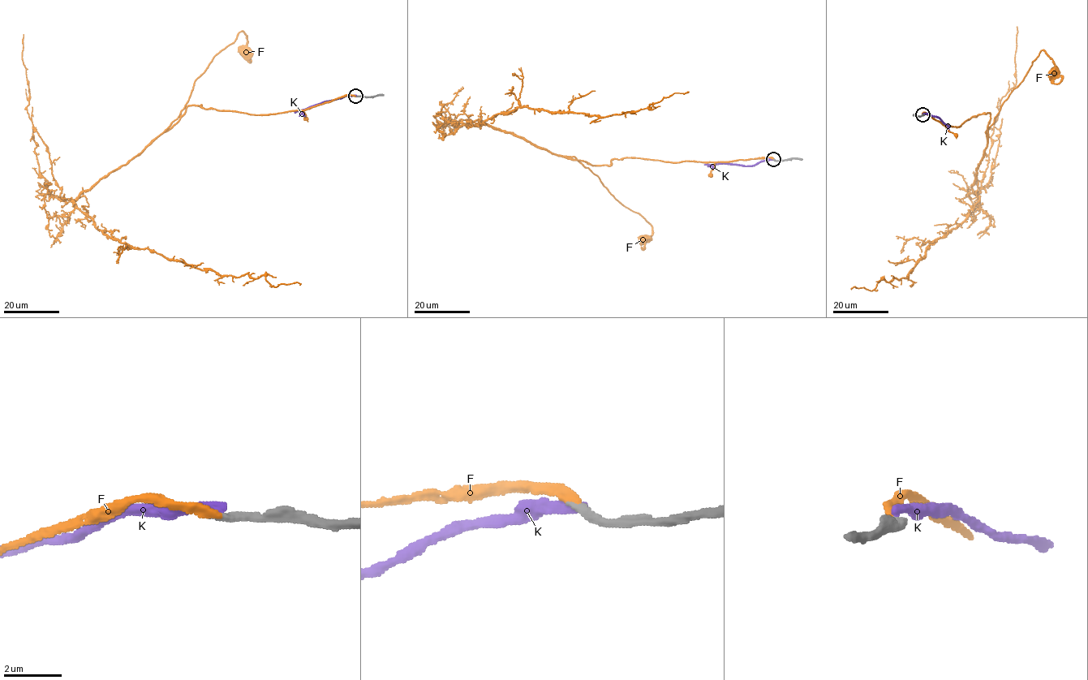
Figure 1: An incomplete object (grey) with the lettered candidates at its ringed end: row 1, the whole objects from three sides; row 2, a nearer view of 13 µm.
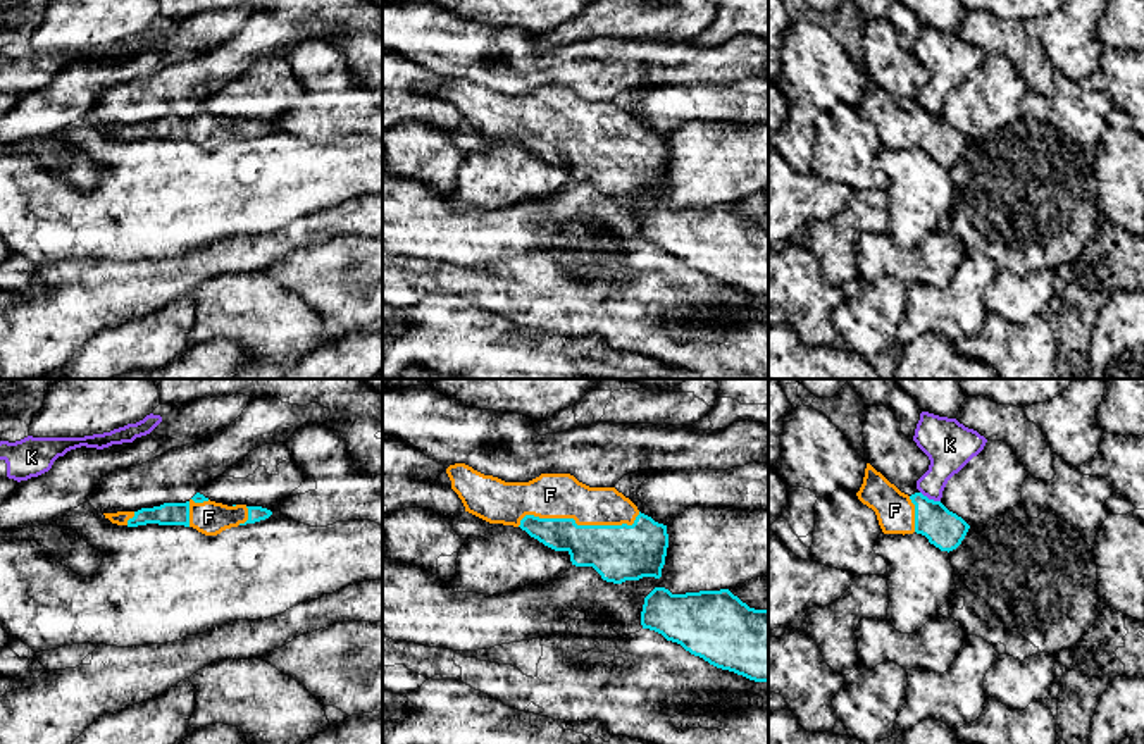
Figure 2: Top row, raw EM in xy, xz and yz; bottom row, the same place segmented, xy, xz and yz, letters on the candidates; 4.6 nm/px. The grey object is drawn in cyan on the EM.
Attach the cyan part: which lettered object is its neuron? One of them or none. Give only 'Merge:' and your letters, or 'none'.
Merge: F

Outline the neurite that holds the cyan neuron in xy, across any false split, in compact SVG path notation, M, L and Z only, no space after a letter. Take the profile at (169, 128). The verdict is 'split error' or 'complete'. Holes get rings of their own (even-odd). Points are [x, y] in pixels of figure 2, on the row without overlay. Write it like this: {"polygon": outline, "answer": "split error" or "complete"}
{"polygon": "M196 107L186 117L164 117L160 121L141 122L138 126L117 126L103 129L117 140L184 140L193 141L205 150L217 150L231 141L265 134L272 129L272 126L262 121L227 121L222 117L210 115L203 108Z", "answer": "split error"}

